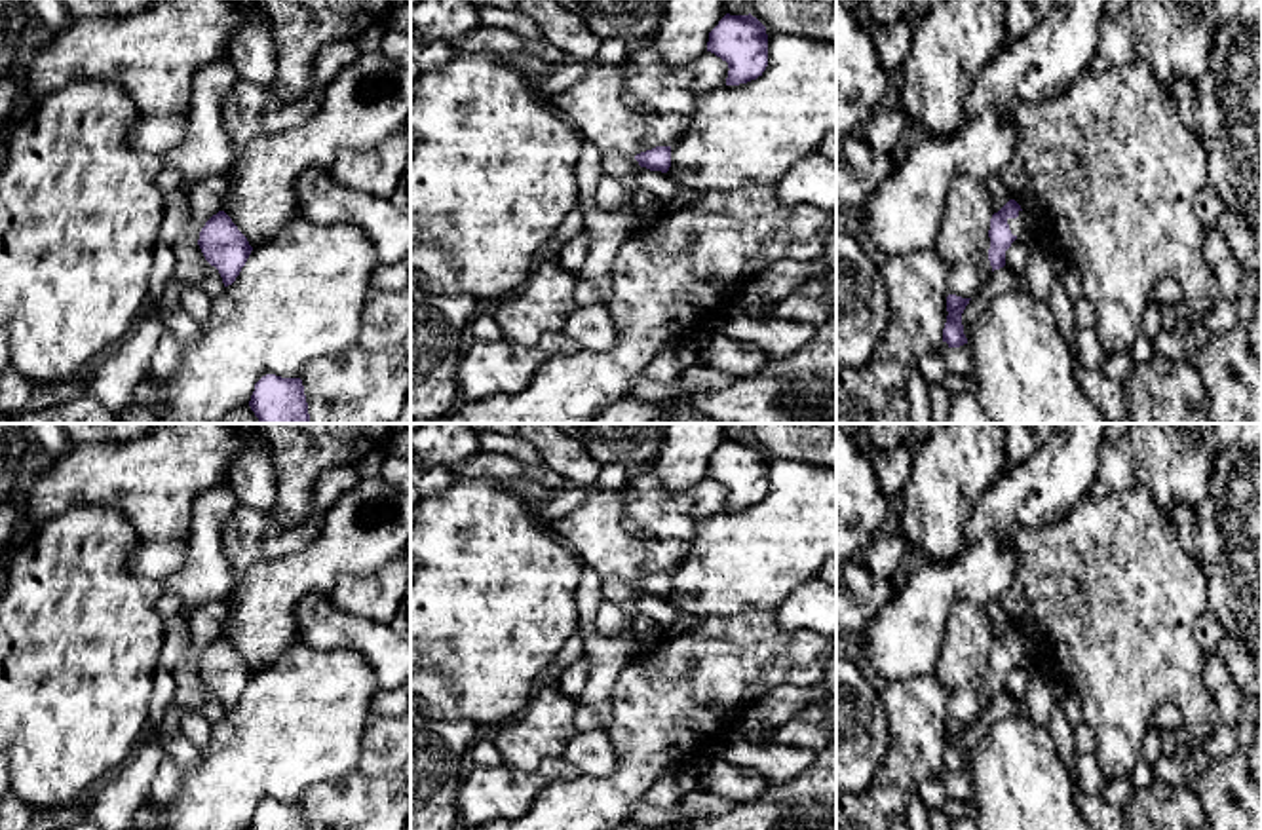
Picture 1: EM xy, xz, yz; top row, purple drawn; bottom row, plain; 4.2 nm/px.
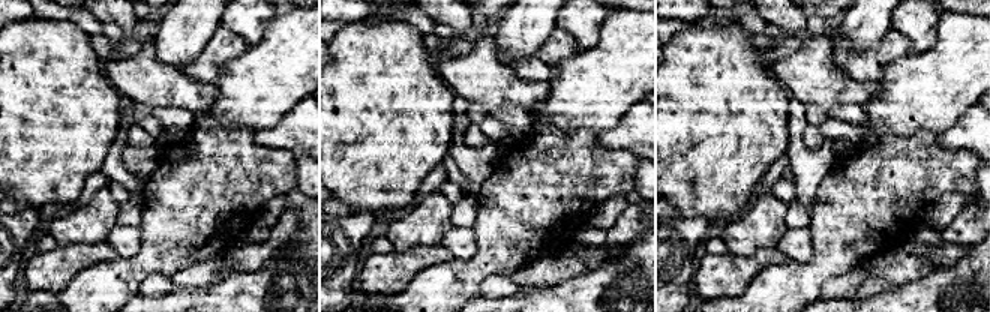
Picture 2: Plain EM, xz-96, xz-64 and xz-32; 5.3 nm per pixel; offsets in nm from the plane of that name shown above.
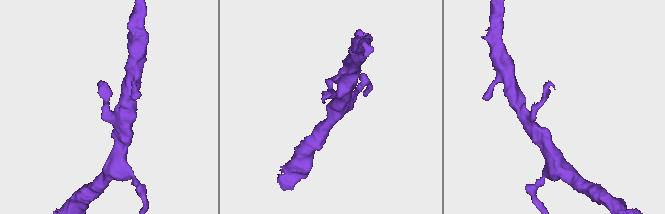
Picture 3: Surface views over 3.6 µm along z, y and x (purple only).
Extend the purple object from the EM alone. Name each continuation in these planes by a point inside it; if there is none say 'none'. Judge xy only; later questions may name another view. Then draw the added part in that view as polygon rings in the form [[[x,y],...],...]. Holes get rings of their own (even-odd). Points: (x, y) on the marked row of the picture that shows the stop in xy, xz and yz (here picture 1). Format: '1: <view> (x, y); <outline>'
none

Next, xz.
none

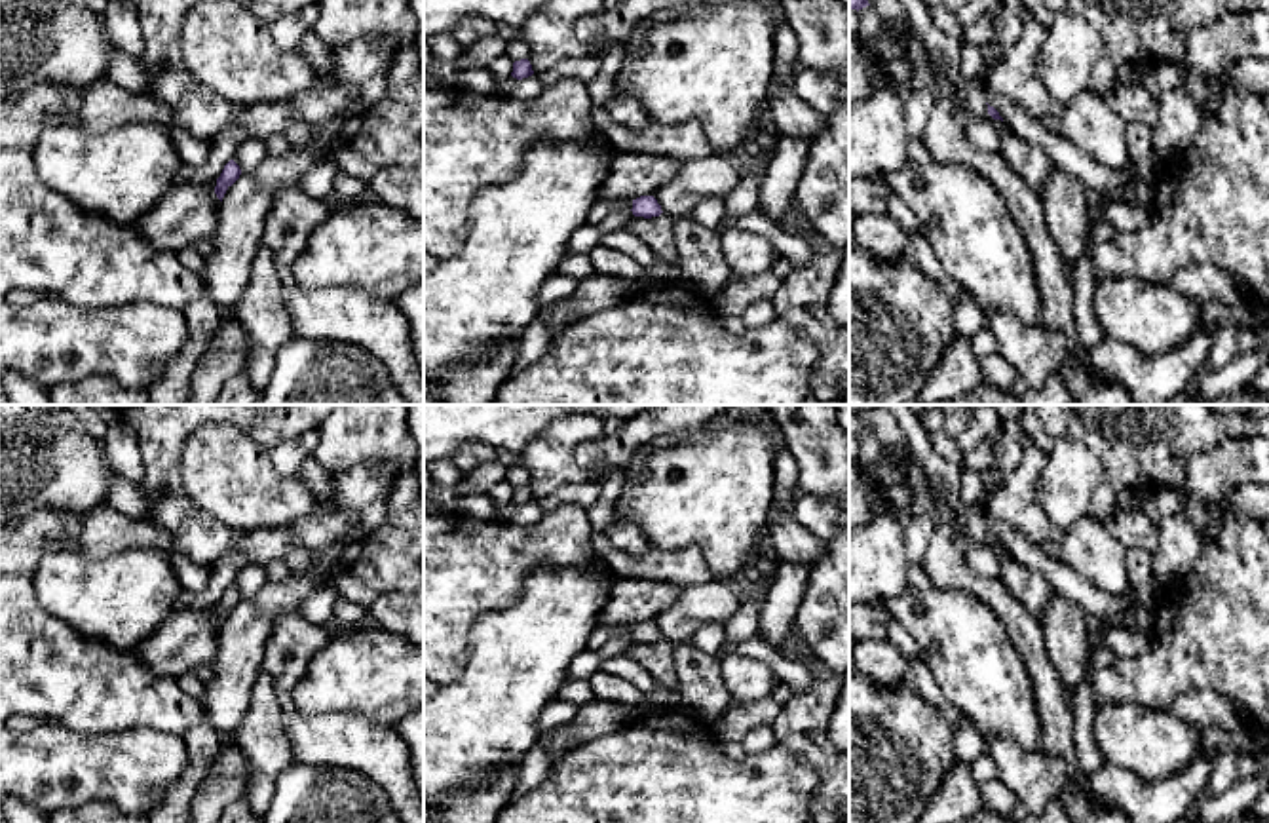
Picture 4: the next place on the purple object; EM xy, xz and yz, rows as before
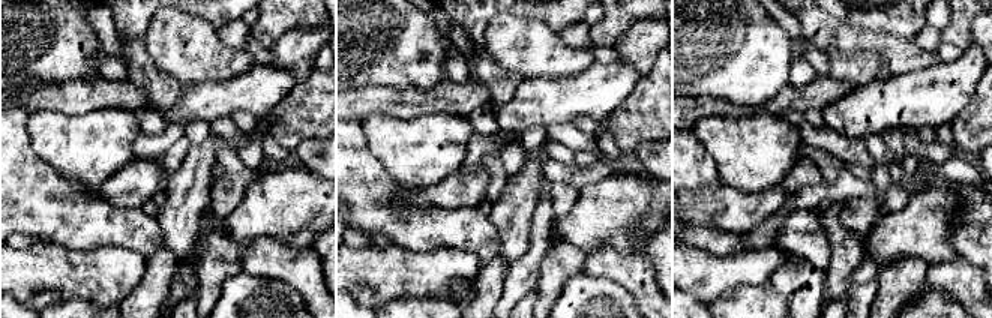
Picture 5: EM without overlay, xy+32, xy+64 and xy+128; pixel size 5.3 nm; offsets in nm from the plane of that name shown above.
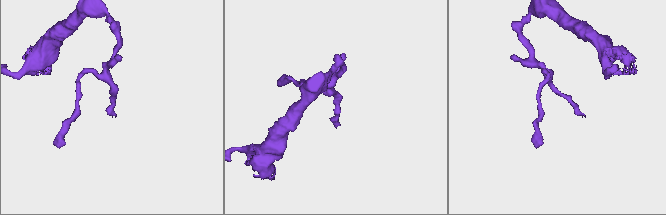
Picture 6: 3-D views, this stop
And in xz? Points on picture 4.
none

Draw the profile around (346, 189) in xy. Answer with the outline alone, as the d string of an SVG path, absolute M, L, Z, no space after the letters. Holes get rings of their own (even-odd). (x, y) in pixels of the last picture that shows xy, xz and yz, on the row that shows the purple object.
M338 169L338 173L334 175L332 194L334 194L334 203L344 203L344 205L374 200L369 182L359 182L342 169Z

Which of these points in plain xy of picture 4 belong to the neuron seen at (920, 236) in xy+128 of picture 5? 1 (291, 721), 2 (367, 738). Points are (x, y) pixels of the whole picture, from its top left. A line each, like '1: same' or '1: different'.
1: different
2: different

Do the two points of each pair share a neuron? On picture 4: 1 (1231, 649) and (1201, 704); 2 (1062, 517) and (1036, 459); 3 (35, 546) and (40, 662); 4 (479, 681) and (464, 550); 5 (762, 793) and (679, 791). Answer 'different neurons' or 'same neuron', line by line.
1: different neurons
2: different neurons
3: same neuron
4: different neurons
5: same neuron

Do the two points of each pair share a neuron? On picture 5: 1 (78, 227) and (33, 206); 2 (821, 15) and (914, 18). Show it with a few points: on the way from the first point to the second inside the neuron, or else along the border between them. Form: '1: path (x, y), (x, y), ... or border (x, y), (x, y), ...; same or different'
1: path (68, 216), (44, 206); same
2: path (844, 15), (892, 15); same

